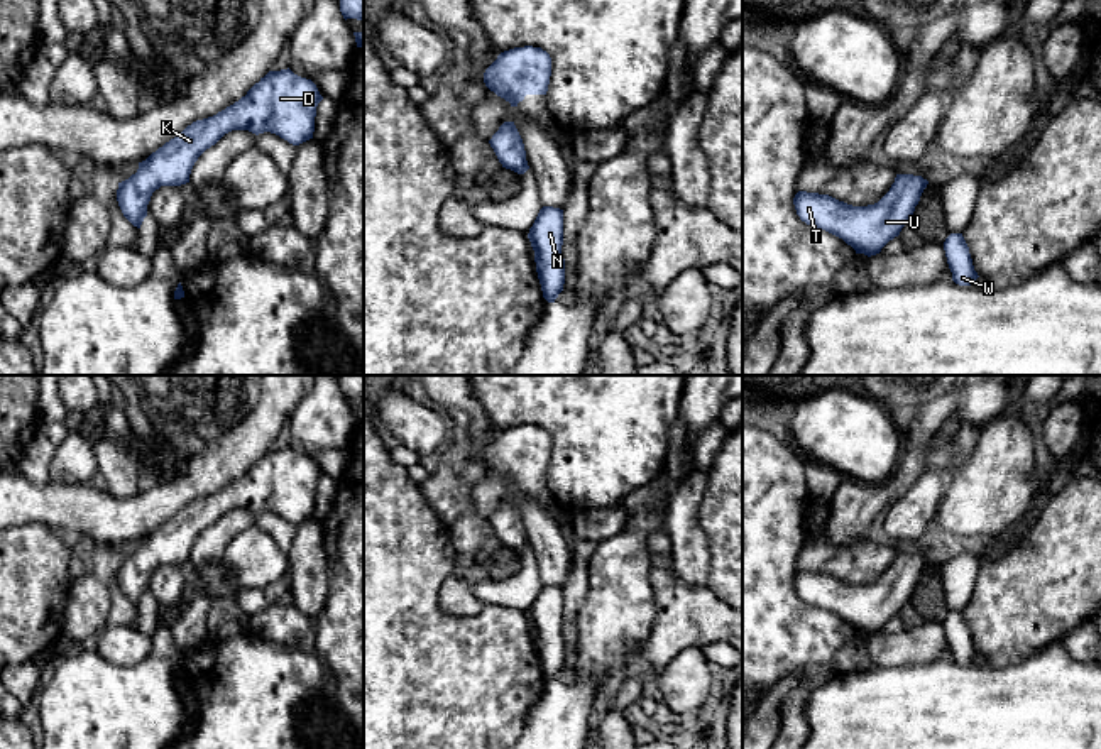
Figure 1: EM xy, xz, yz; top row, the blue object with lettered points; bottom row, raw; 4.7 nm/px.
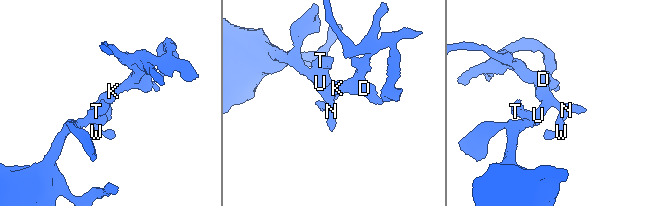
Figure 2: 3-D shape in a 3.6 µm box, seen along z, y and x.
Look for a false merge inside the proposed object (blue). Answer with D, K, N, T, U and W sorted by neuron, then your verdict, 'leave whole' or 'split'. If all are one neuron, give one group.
D K N T U W; leave whole

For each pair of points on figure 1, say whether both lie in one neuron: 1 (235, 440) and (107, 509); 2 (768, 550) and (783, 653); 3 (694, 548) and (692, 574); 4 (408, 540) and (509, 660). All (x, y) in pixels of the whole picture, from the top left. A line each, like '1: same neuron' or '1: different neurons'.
1: same neuron
2: same neuron
3: same neuron
4: same neuron

